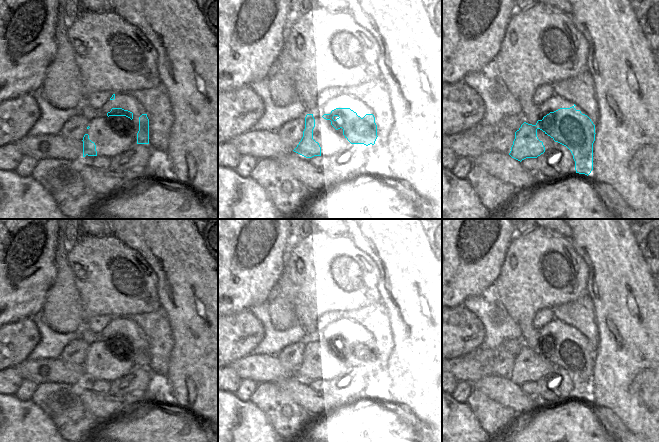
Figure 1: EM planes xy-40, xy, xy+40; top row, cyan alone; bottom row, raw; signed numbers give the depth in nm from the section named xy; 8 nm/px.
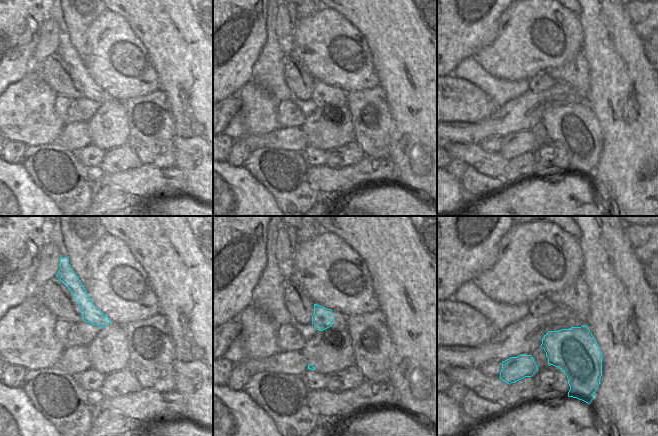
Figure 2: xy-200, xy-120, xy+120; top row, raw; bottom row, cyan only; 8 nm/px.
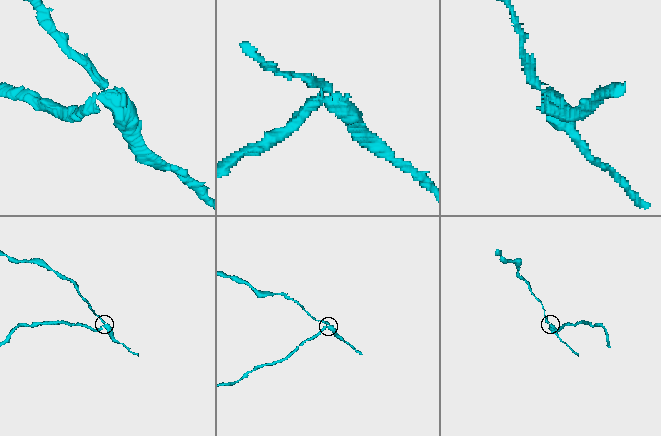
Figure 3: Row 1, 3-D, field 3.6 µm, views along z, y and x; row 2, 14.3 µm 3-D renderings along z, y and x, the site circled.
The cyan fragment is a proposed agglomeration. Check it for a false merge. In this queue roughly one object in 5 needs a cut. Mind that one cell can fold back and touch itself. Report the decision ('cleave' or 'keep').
cleave

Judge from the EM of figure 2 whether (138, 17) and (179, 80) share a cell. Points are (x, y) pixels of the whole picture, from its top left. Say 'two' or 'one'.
one

